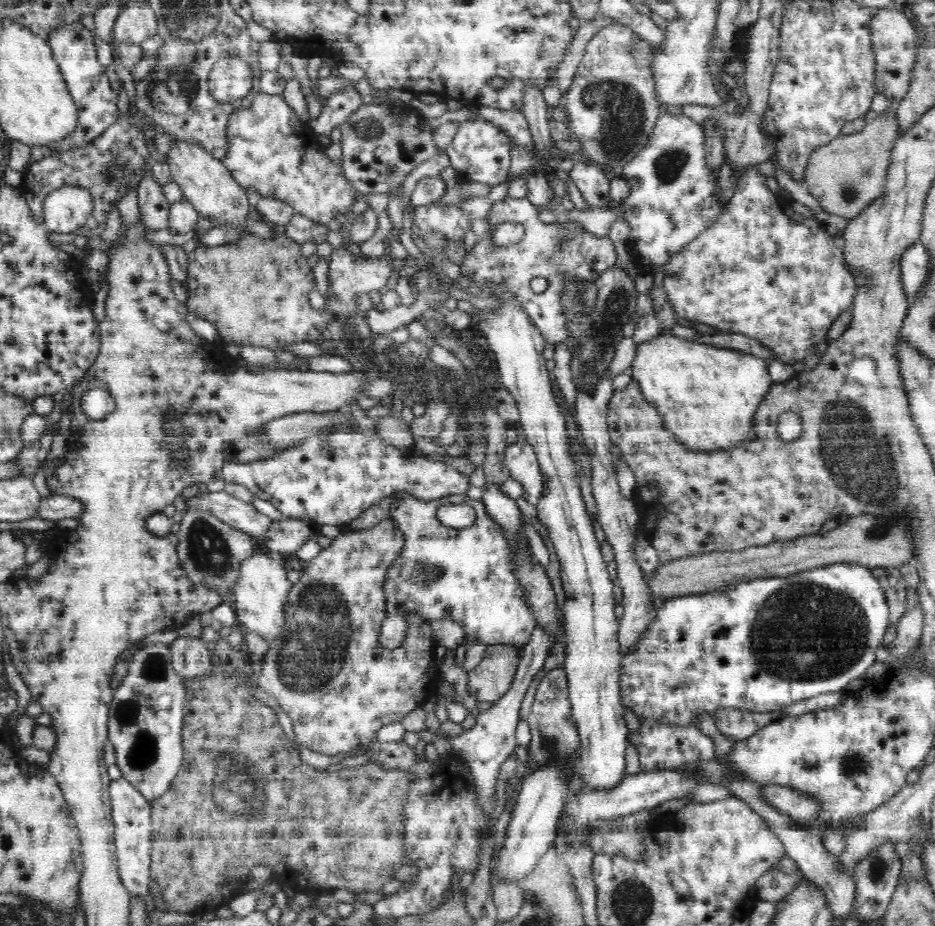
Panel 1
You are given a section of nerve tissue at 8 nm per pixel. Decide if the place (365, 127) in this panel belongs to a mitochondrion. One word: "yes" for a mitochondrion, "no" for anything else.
yes

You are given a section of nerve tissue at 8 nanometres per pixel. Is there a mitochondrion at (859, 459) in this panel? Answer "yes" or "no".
yes

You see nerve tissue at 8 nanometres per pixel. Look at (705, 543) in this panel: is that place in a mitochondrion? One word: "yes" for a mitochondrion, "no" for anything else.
no

